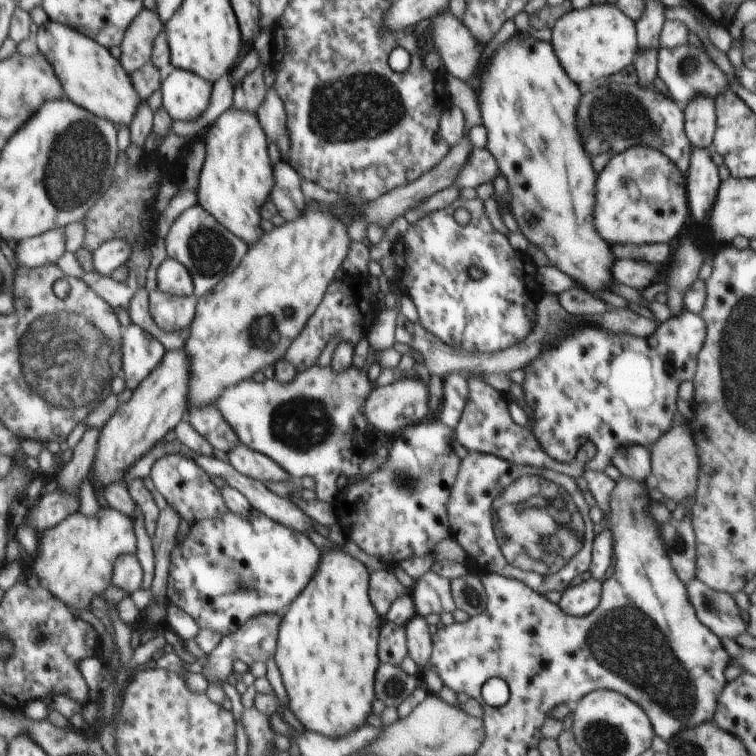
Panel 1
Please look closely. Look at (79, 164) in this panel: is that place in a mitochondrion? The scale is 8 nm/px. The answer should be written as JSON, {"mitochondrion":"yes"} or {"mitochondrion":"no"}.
{"mitochondrion":"yes"}

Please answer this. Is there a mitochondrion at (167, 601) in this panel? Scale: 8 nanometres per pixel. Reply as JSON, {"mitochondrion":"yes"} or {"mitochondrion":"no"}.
{"mitochondrion":"no"}

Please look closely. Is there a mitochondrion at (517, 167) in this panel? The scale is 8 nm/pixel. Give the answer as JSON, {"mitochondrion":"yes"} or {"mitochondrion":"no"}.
{"mitochondrion":"no"}

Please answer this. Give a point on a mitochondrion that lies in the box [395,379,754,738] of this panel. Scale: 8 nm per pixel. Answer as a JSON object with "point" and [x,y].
{"point":[626,641]}

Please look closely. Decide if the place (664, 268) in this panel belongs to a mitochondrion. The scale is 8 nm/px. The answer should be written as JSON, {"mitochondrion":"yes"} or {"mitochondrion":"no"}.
{"mitochondrion":"no"}

